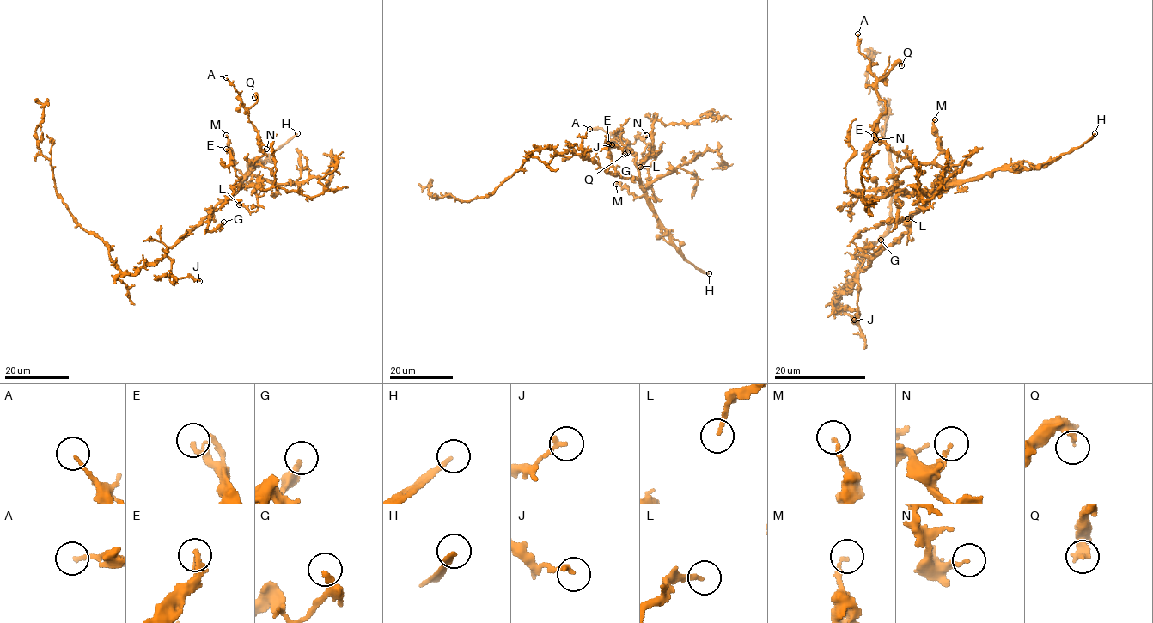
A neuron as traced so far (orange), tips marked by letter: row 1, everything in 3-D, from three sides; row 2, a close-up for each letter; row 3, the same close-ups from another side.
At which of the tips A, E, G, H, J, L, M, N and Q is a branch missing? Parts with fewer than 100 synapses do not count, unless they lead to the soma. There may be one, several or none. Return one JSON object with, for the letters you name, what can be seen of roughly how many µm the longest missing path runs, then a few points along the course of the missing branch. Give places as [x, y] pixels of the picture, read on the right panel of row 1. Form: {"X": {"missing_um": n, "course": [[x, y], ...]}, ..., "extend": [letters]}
{"H": {"missing_um": 140}, "extend": ["H"]}

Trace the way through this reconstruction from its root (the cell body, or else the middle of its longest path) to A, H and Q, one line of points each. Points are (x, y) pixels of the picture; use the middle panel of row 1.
A: (576, 154), (649, 186), (640, 162), (644, 141), (589, 129)
H: (576, 154), (594, 159), (613, 174), (636, 178), (649, 208), (670, 240), (688, 261), (709, 273)
Q: (576, 154), (649, 186), (640, 162), (646, 143), (620, 138), (627, 152)

